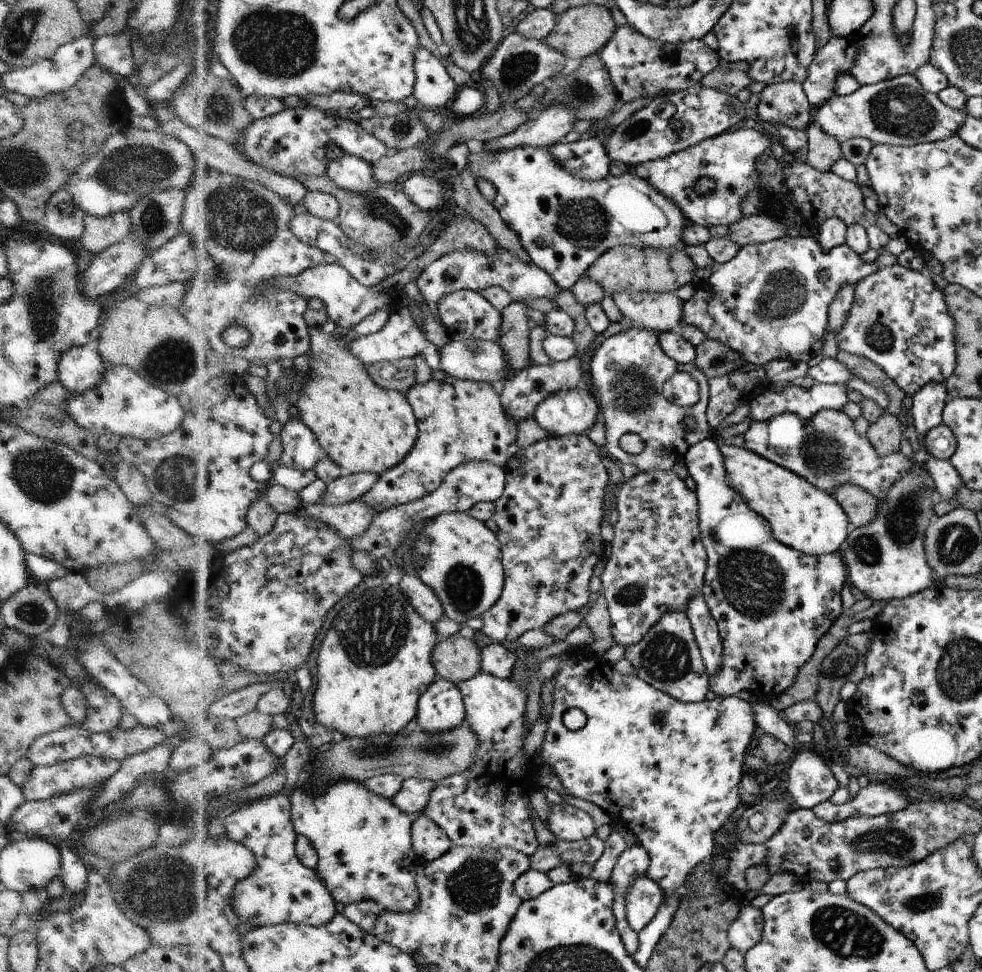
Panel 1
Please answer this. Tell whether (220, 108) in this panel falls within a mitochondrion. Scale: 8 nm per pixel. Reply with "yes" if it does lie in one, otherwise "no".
yes

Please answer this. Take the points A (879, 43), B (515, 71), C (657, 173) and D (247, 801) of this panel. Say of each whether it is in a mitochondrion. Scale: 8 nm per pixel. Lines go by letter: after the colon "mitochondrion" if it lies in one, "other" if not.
A: other
B: mitochondrion
C: other
D: other

